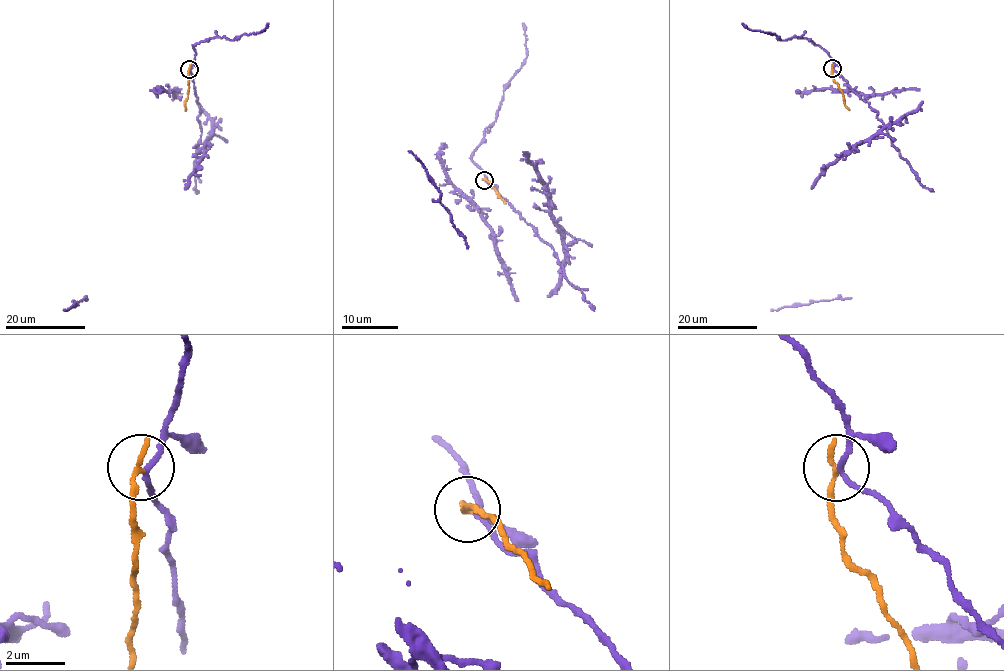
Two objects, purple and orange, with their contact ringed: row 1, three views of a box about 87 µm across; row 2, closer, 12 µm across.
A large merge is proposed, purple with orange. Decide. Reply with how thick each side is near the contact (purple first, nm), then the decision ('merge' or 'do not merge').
160/220 nm | do not merge

